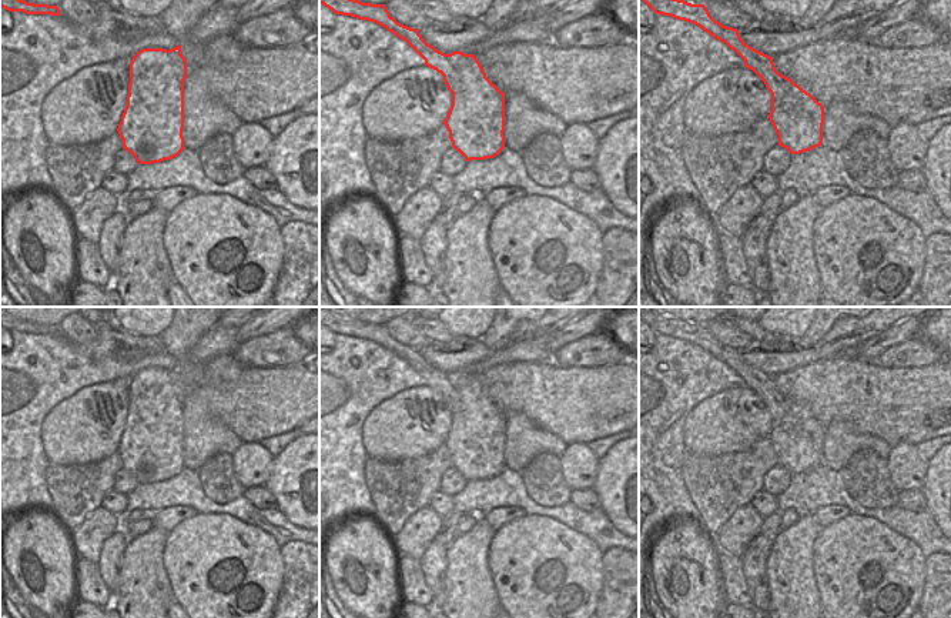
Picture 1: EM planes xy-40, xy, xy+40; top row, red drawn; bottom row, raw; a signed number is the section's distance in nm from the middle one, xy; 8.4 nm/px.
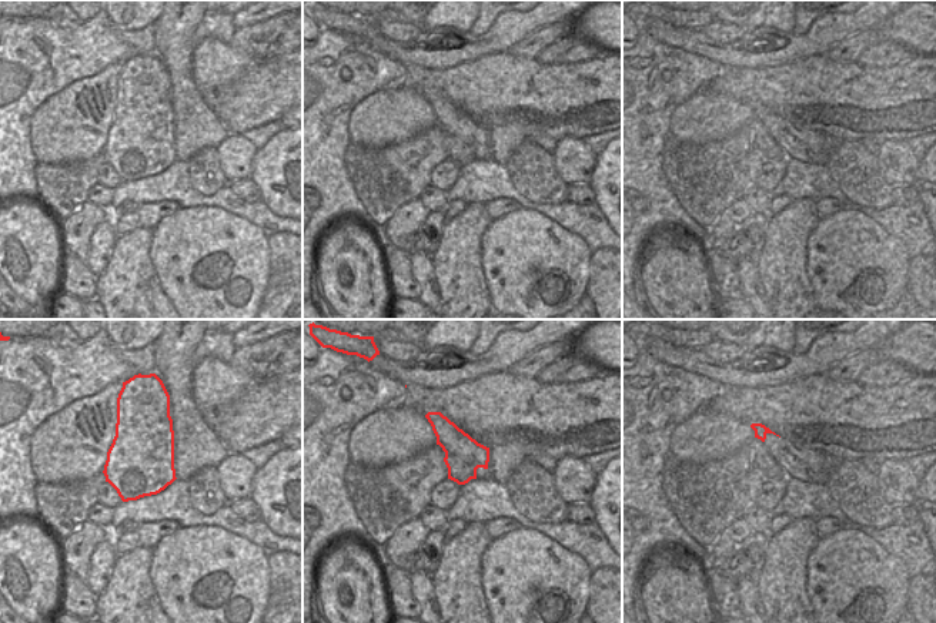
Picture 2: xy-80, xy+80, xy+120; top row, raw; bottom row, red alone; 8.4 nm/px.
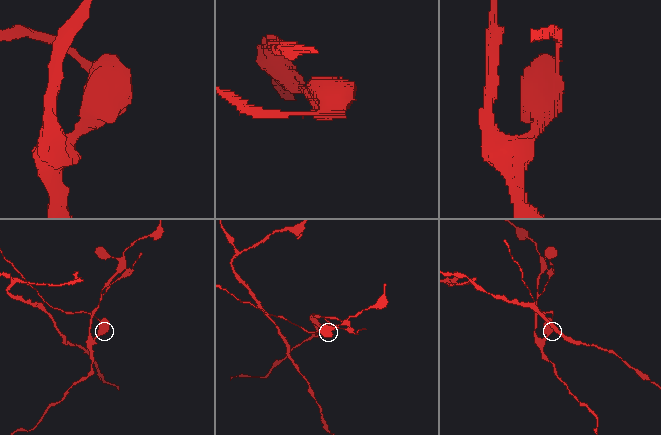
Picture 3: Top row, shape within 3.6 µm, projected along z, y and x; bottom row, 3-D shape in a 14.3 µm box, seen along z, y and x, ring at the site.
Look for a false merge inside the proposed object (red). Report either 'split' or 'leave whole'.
split

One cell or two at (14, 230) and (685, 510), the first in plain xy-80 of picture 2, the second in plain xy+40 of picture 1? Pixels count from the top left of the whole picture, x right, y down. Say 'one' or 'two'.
two

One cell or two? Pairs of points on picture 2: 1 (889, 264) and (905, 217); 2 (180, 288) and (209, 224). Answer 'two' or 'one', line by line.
1: two
2: one

